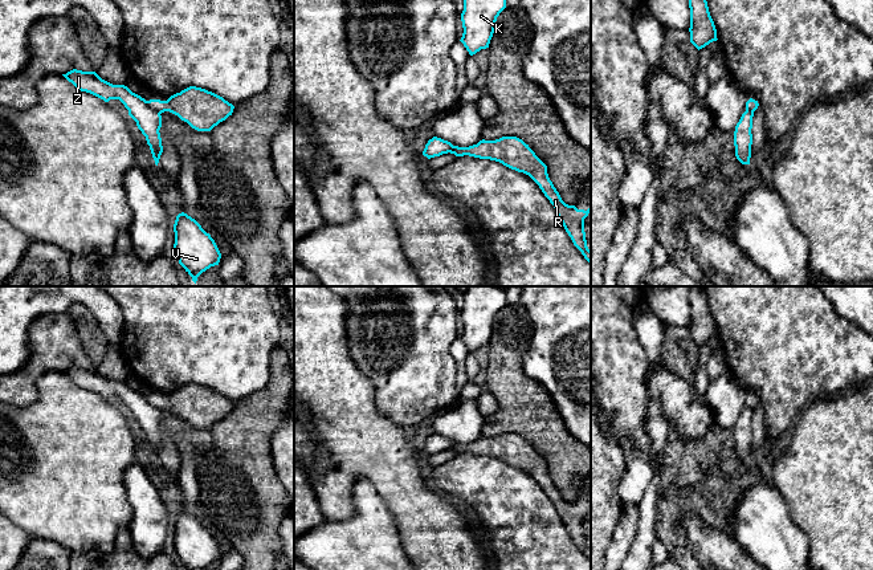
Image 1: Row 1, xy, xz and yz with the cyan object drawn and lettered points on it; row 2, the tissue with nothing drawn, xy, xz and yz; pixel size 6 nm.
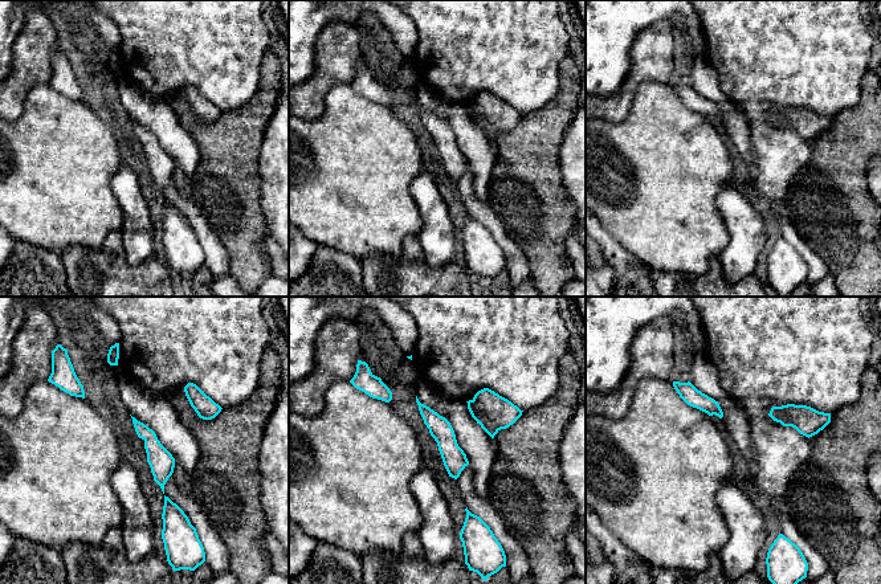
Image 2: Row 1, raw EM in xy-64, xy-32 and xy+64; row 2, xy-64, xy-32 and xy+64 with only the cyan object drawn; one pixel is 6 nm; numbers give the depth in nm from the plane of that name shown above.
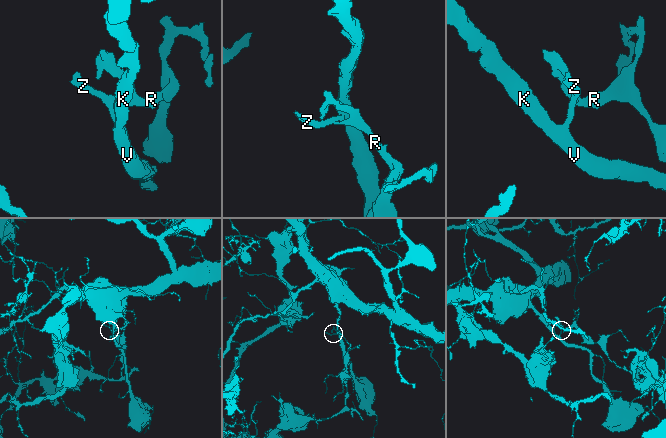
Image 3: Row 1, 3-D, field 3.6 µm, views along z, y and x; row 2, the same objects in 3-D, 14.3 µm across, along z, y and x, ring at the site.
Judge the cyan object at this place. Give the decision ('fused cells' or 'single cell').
fused cells

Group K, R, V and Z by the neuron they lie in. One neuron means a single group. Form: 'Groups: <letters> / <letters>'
Groups: K V Z / R

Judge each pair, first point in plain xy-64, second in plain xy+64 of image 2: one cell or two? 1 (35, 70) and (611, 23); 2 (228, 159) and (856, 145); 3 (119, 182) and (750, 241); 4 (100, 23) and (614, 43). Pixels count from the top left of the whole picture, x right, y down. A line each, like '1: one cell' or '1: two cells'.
1: two cells
2: one cell
3: one cell
4: one cell

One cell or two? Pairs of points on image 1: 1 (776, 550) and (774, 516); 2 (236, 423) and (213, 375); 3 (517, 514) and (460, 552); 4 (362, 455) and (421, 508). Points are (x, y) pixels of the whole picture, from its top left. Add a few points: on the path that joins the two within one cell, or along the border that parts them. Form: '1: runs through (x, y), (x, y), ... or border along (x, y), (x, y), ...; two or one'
1: runs through (775, 542), (774, 524); one
2: border along (262, 389), (235, 403); two
3: border along (466, 514), (485, 541); two
4: runs through (376, 463), (407, 493); one

